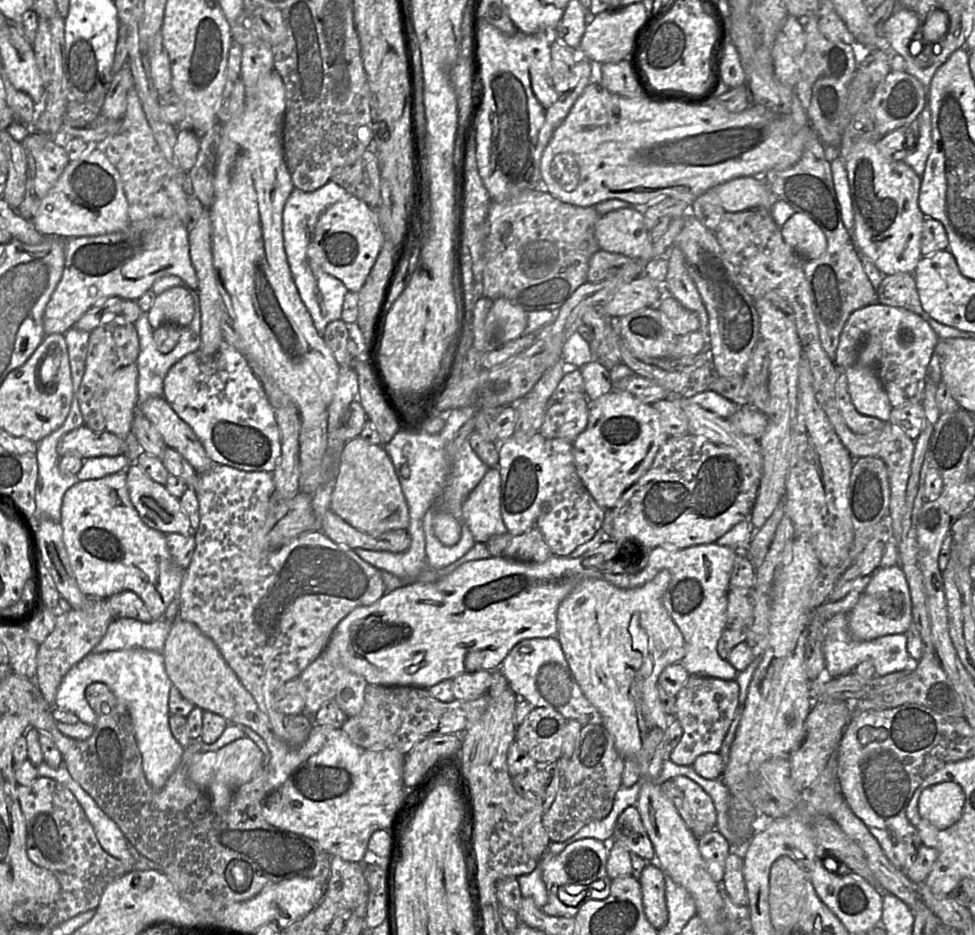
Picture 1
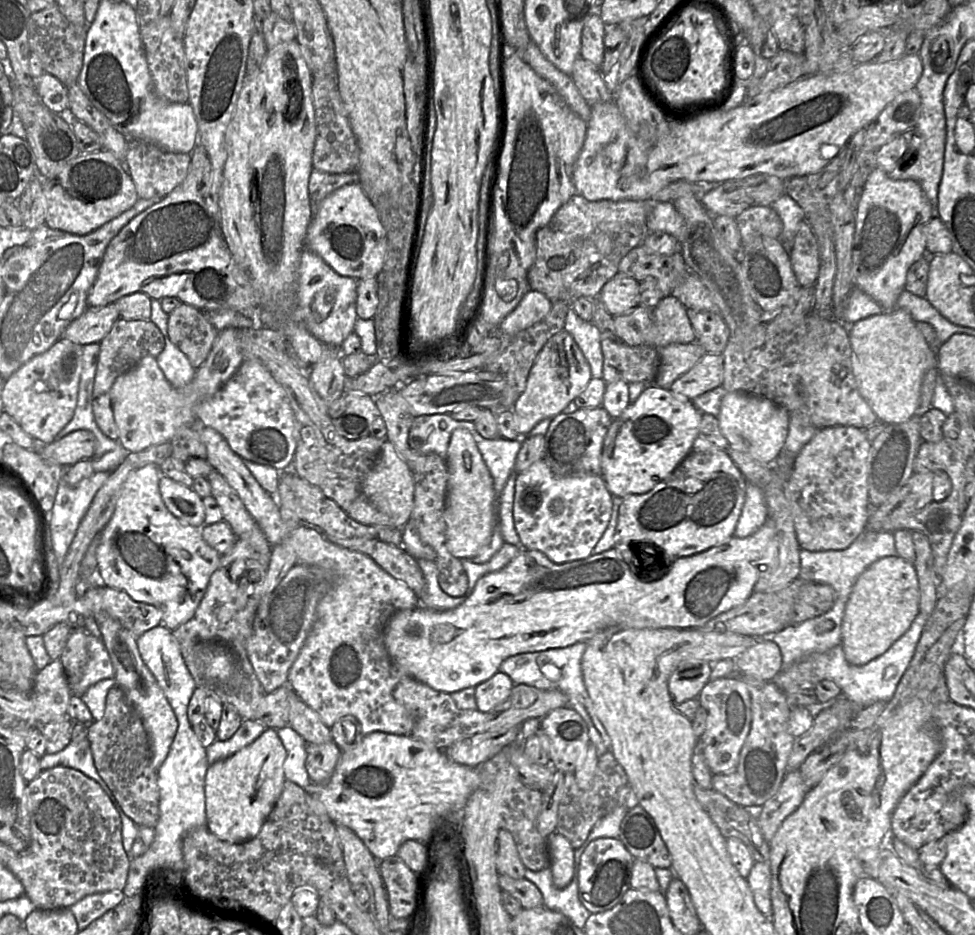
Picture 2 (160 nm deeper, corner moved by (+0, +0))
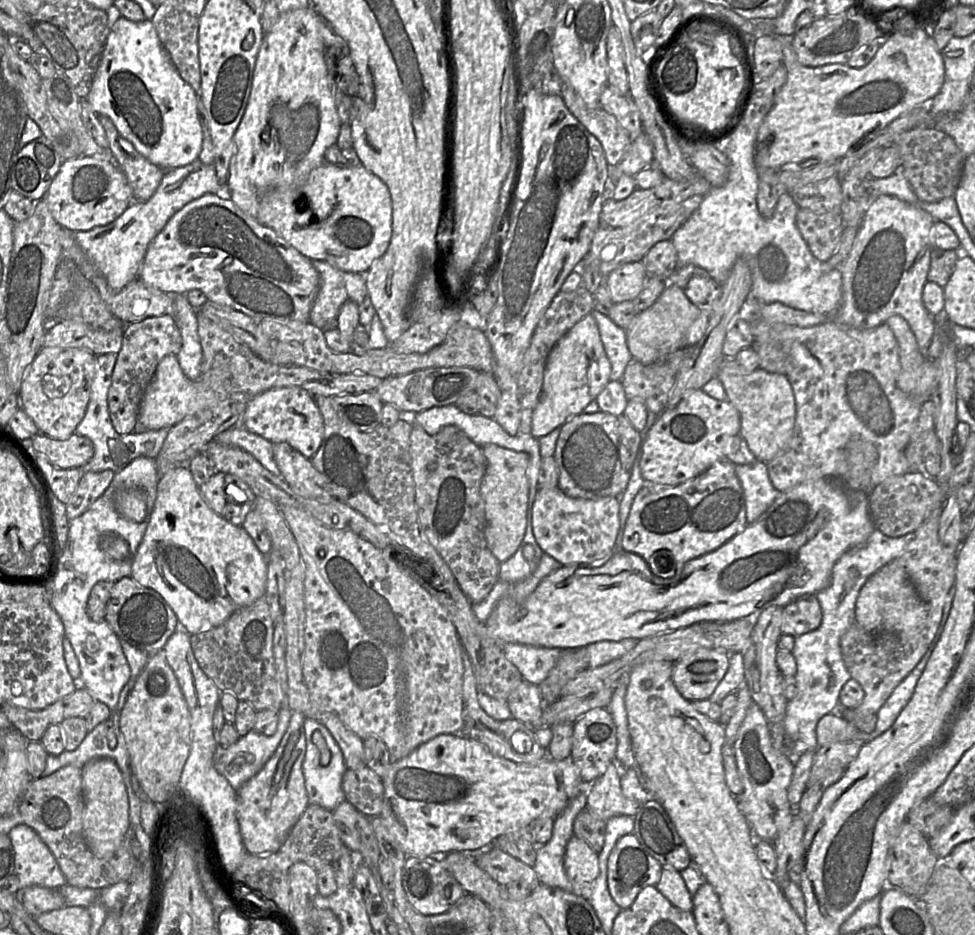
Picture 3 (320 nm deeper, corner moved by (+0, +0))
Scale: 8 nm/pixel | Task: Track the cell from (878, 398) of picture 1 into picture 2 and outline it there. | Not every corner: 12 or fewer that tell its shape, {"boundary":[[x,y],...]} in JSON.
{"boundary":[[908,312],[849,326],[857,388],[881,423],[917,415],[937,353]]}

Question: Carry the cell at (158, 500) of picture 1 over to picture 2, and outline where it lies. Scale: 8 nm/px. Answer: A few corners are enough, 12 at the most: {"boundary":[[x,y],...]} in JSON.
{"boundary":[[161,476],[165,506],[182,524],[205,525],[203,498]]}

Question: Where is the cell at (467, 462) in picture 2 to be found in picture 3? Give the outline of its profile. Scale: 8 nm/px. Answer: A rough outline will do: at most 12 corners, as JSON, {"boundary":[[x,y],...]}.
{"boundary":[[492,444],[480,489],[484,536],[503,562],[529,520],[529,455]]}

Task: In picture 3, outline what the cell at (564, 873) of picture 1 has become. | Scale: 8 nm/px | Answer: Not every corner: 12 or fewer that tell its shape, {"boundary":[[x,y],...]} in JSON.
{"boundary":[[632,835],[607,860],[607,886],[628,909],[662,864]]}

